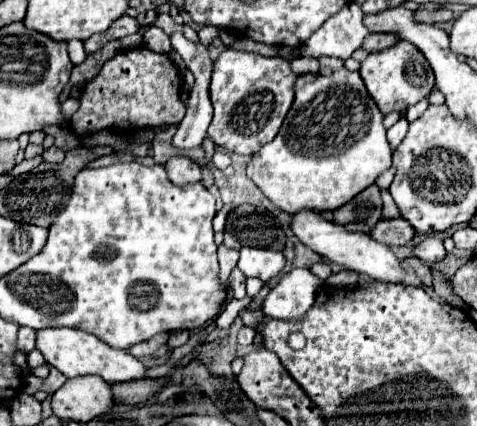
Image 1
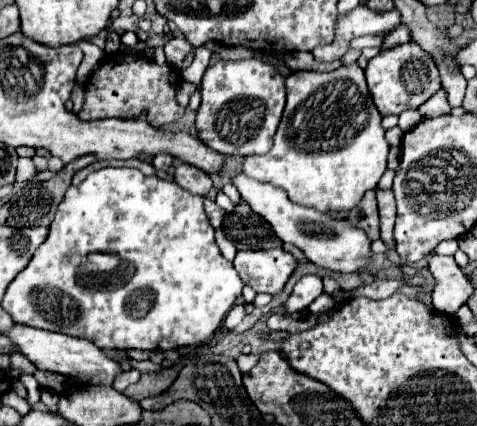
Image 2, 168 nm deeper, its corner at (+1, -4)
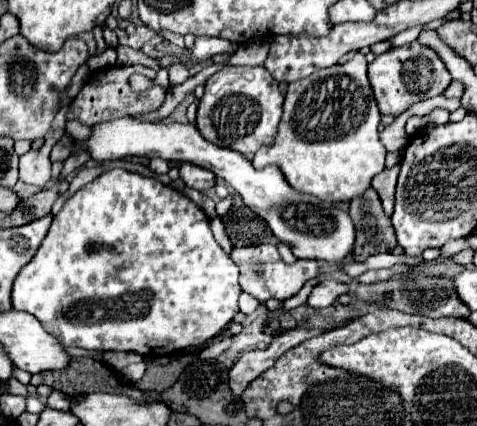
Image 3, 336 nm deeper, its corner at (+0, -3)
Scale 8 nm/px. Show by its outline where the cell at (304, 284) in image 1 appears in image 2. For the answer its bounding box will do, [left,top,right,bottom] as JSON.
[284,275,324,313]

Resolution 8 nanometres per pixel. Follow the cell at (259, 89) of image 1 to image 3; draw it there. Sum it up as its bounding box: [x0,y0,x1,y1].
[195,66,283,156]

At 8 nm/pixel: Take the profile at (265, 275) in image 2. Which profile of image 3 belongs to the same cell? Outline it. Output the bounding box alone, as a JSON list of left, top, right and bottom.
[231,244,319,304]

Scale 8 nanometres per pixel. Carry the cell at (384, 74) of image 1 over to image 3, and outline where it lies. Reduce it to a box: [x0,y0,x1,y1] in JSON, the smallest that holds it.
[369,42,451,116]

